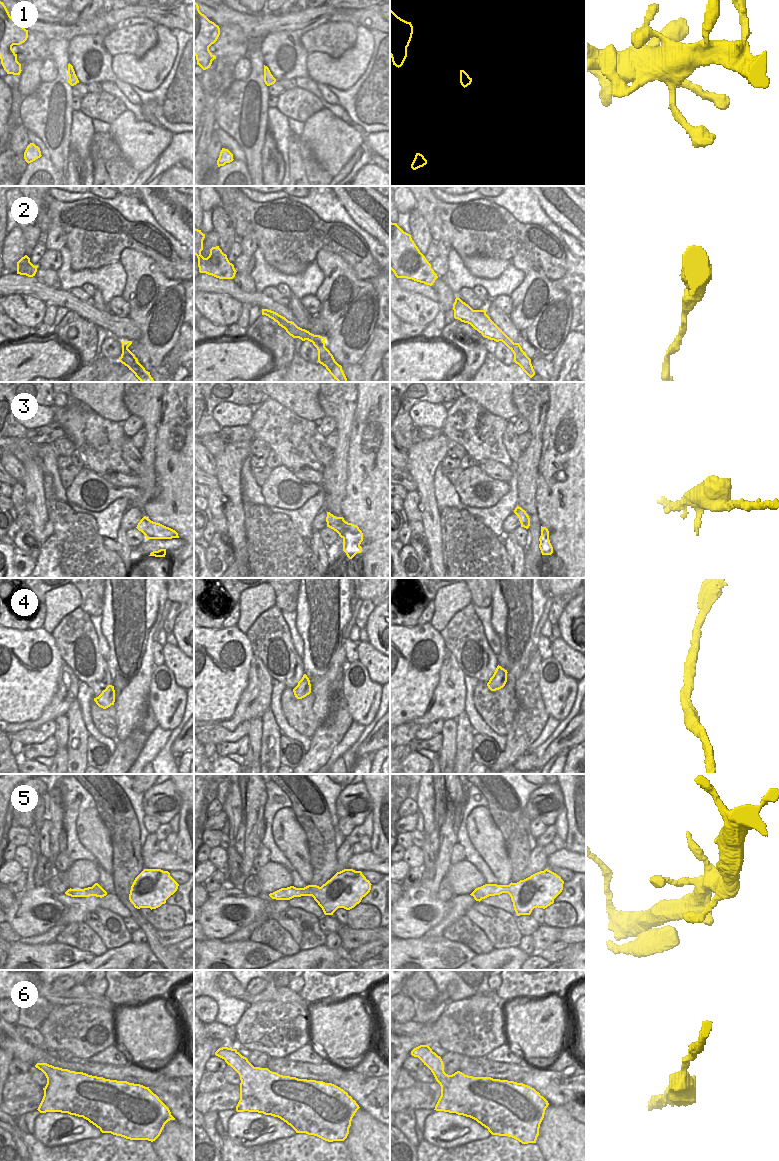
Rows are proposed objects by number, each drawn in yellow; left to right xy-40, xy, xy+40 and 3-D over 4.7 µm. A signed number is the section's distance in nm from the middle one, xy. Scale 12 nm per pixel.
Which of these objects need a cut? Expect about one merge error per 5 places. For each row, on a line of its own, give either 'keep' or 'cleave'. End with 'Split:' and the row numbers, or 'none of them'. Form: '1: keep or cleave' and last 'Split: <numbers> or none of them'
1: keep
2: keep
3: keep
4: keep
5: keep
6: keep
Split: none of them

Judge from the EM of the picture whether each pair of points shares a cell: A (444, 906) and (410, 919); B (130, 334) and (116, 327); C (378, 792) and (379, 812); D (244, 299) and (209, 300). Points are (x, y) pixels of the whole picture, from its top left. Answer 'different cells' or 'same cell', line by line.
A: same cell
B: same cell
C: same cell
D: different cells

